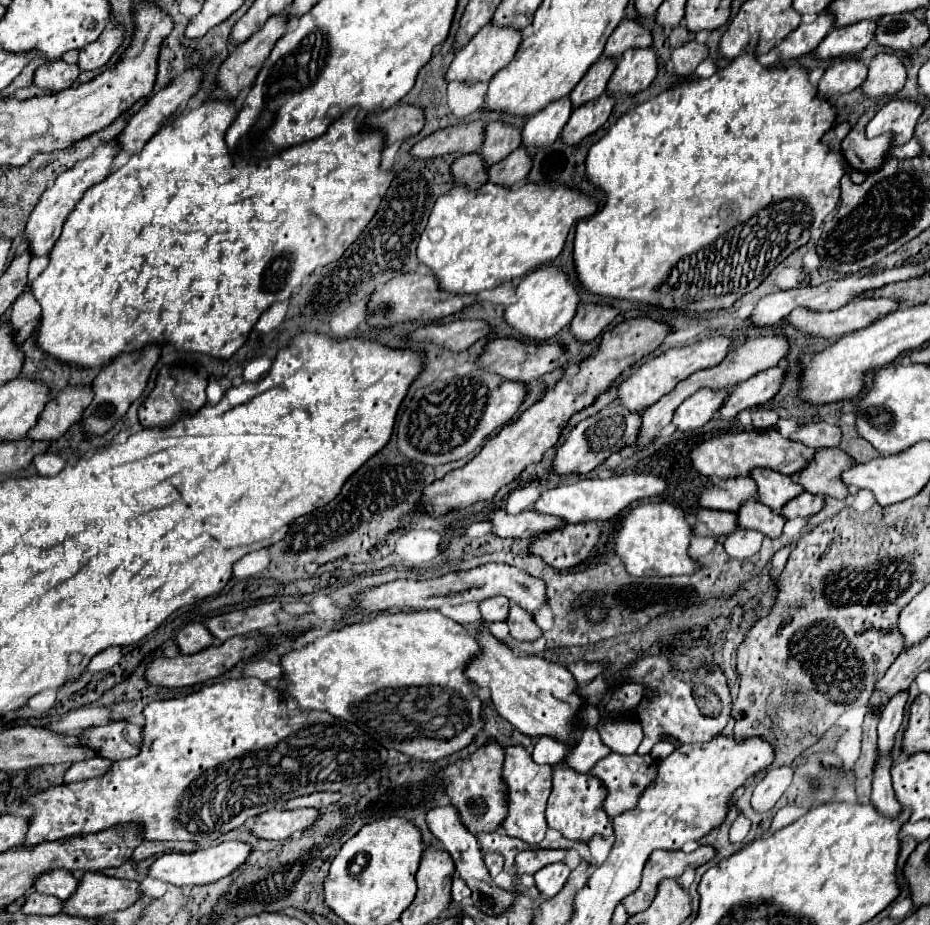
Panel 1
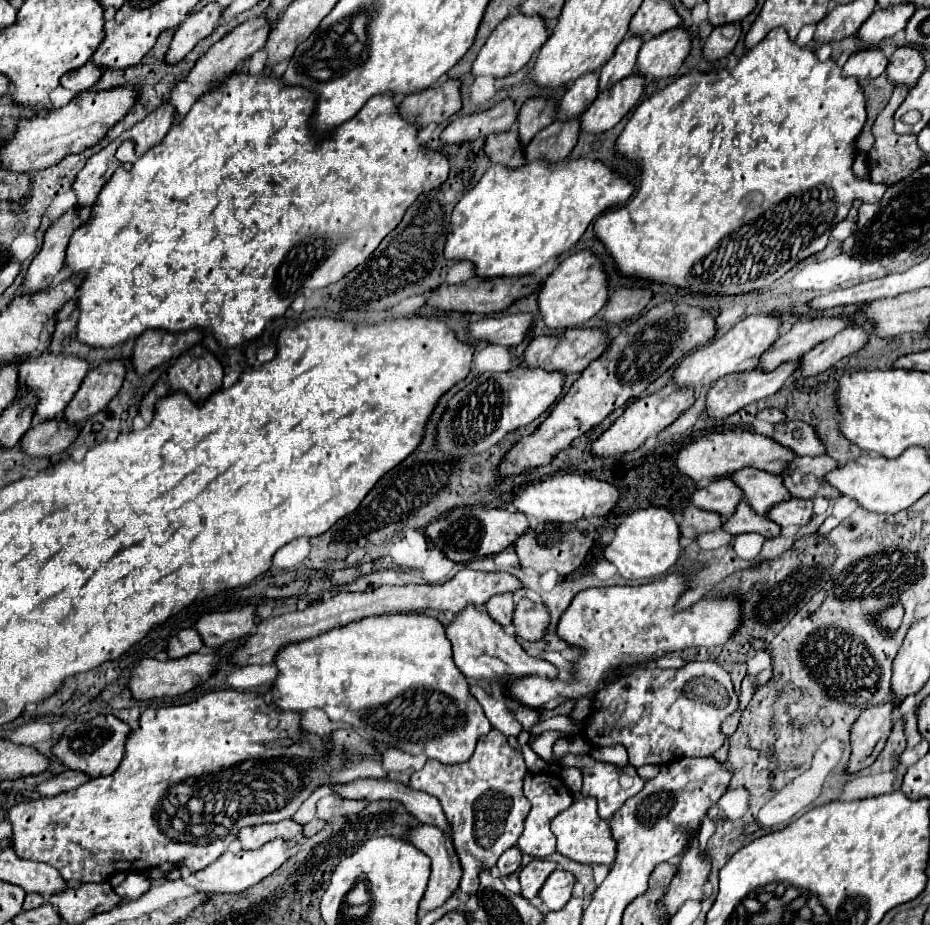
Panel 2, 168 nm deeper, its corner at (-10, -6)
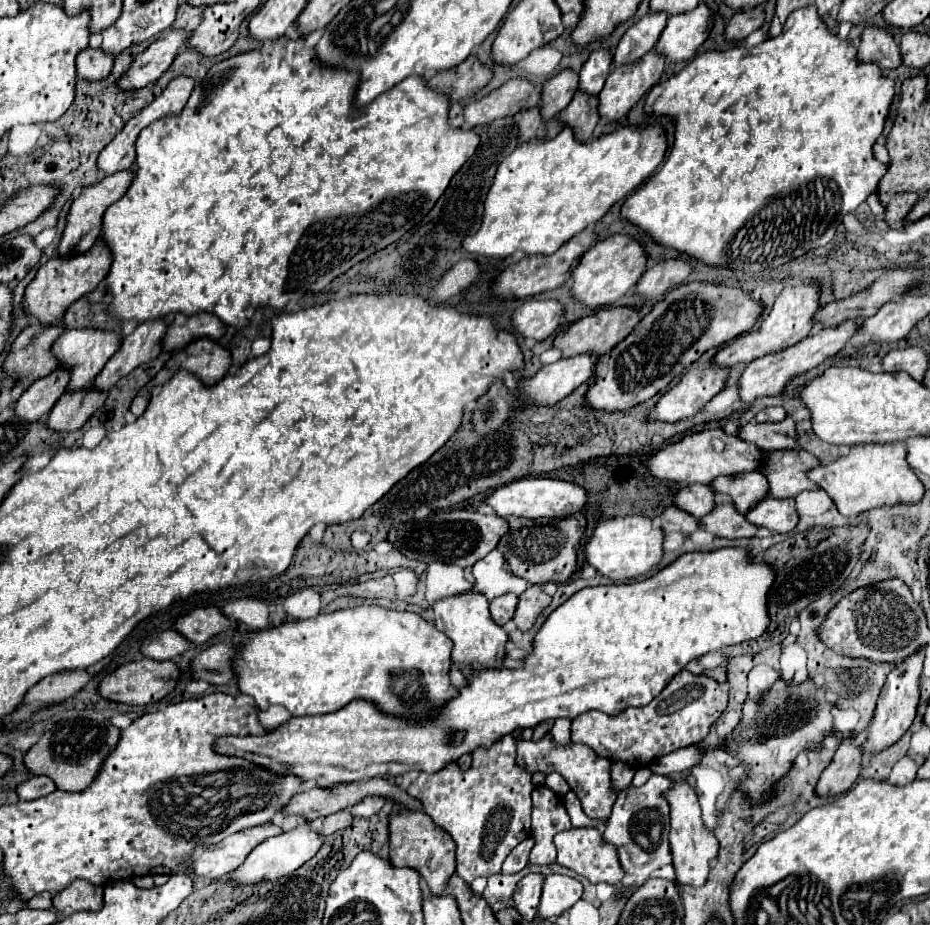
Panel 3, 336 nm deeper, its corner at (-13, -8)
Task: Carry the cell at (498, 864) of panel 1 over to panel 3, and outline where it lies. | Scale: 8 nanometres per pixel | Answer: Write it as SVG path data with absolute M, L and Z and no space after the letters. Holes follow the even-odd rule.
M534 838L522 840L522 842L508 854L508 858L504 860L502 872L504 872L504 874L516 874L516 872L520 872L520 870L528 864L528 854L530 854L532 846L534 846Z

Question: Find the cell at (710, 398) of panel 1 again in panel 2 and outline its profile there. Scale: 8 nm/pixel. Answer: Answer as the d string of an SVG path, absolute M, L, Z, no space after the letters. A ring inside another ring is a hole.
M799 360L785 362L785 364L781 364L779 368L775 368L771 372L755 368L751 372L735 372L731 376L723 376L723 380L717 380L715 386L707 394L707 412L709 412L709 418L711 420L721 420L721 418L725 418L725 416L741 410L743 406L747 406L751 402L757 402L757 400L767 398L767 396L773 396L775 392L779 392L783 388L783 384L787 382L787 378L797 368L799 368Z

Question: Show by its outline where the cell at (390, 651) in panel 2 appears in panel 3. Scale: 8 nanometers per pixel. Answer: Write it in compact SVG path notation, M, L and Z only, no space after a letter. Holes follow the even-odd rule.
M358 606L332 614L318 614L308 620L288 620L280 626L250 634L248 640L240 642L234 670L240 690L252 696L260 710L282 704L292 716L314 716L336 712L348 702L362 698L370 700L386 716L420 722L436 718L442 708L458 696L458 688L450 684L452 646L450 638L438 632L436 626L426 622L420 614L382 606Z

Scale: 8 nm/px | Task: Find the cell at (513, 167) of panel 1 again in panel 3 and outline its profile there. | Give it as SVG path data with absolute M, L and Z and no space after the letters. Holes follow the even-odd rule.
M576 92L572 102L558 114L558 118L564 122L564 126L574 130L574 138L578 142L586 142L592 138L592 132L600 120L598 116L598 98L586 96L582 92Z

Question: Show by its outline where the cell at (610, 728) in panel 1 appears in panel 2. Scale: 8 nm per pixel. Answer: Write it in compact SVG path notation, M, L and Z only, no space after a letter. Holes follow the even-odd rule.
M611 746L611 748L593 748L591 756L601 756L601 762L615 764L617 768L627 766L627 752L621 746Z

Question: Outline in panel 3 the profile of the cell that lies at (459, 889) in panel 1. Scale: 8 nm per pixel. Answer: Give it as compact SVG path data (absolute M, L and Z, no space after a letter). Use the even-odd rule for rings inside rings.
M508 734L492 746L478 746L472 752L472 766L462 770L448 762L438 772L420 772L408 786L408 794L424 804L424 812L446 830L456 842L456 872L470 884L474 878L488 878L500 872L510 850L530 836L530 792L534 784L526 768L516 764L516 742Z

